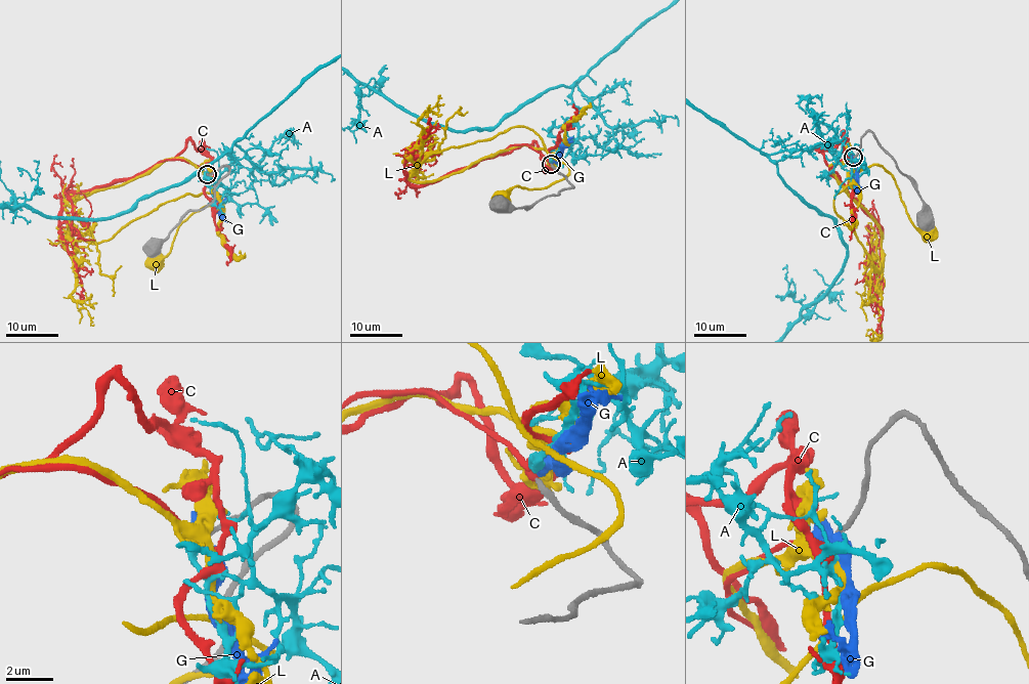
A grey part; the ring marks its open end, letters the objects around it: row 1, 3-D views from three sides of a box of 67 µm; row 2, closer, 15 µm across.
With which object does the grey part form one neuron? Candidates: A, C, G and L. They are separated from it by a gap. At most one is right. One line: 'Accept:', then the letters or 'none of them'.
Accept: C

